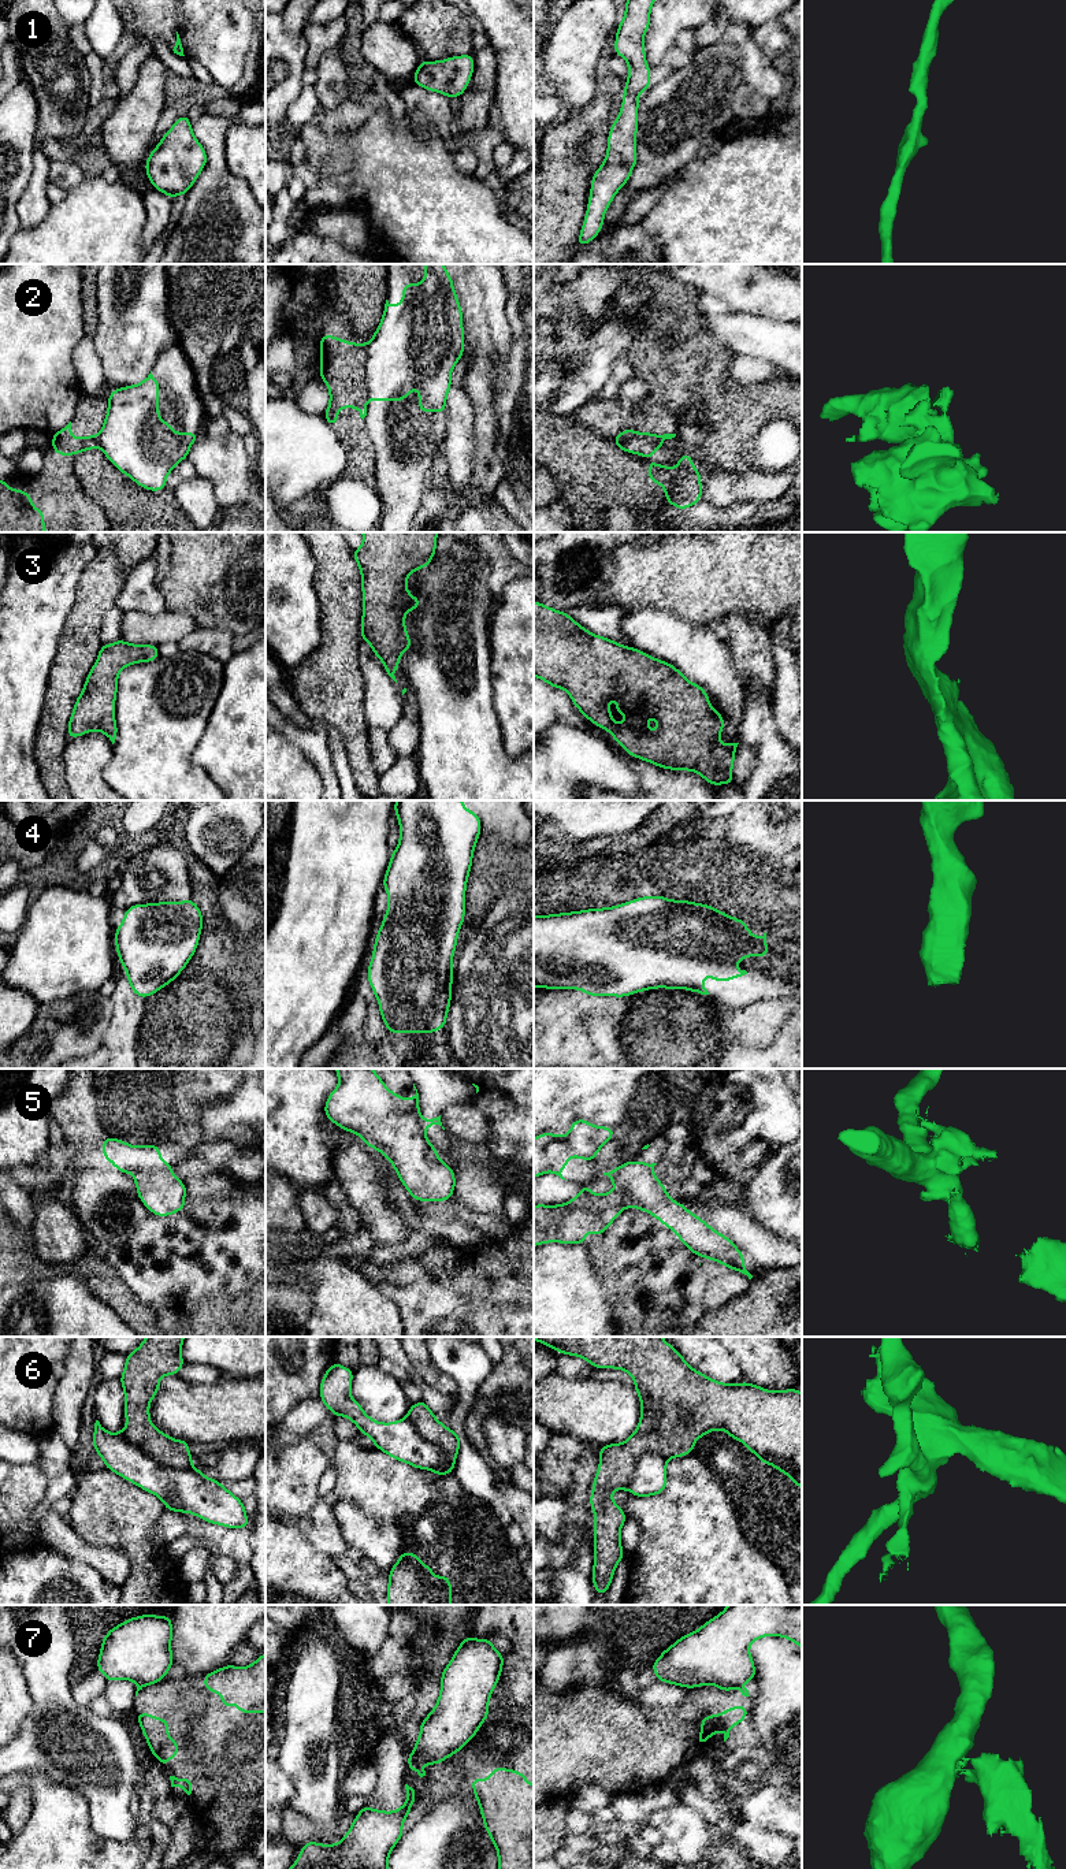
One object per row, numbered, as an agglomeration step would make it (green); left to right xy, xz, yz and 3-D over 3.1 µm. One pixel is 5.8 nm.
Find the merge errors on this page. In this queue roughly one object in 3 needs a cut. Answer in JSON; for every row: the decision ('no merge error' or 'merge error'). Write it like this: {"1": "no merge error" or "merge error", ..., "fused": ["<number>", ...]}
{"1": "no merge error", "2": "merge error", "3": "no merge error", "4": "no merge error", "5": "merge error", "6": "merge error", "7": "merge error", "fused": ["2", "5", "6", "7"]}

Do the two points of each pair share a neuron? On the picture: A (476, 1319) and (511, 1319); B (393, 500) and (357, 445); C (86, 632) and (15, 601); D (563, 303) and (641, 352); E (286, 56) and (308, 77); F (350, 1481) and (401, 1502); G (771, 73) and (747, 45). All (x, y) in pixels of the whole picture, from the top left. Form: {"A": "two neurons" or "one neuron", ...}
{"A": "one neuron", "B": "two neurons", "C": "two neurons", "D": "two neurons", "E": "two neurons", "F": "one neuron", "G": "one neuron"}

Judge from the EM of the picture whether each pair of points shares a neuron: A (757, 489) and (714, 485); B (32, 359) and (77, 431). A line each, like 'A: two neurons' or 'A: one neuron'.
A: one neuron
B: two neurons

